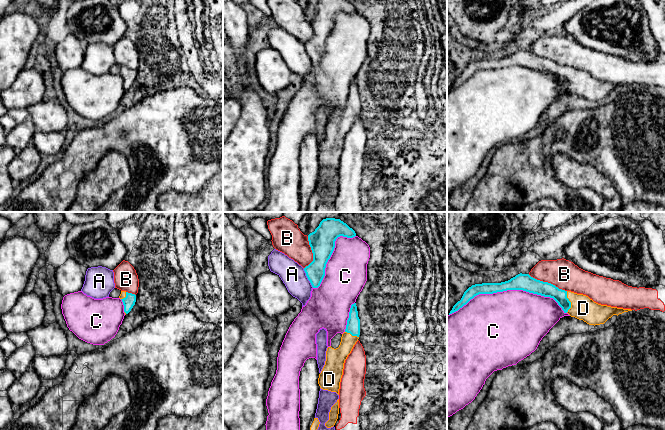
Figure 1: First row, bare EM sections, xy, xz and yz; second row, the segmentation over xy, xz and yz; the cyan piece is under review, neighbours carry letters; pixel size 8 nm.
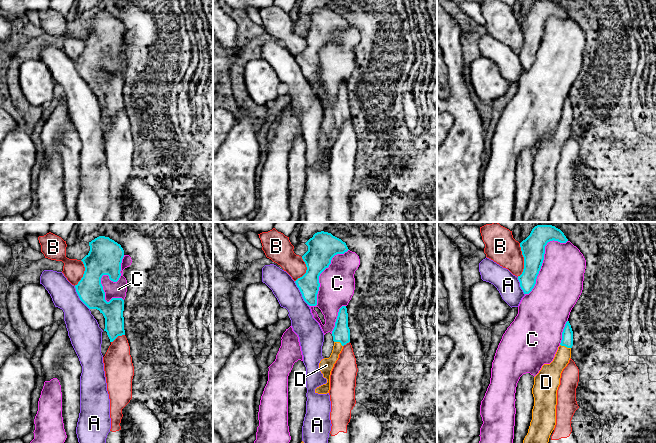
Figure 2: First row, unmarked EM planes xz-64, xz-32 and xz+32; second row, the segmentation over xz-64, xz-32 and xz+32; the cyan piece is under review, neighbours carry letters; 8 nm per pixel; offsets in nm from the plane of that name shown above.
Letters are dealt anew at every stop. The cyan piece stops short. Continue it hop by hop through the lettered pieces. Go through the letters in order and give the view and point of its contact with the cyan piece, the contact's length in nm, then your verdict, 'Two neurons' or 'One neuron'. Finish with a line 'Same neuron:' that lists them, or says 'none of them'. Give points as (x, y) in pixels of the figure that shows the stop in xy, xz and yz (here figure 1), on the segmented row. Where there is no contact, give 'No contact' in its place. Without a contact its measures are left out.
A: Touches cyan at xz (307, 277). Shared border 180 nm. Two neurons
B: Touches cyan at yz (547, 282). Shared border 340 nm. Two neurons
C: Touches cyan at yz (508, 289). Shared border 950 nm. Two neurons
D: Touches cyan at yz (570, 302). Shared border 180 nm. One neuron
Same neuron: D

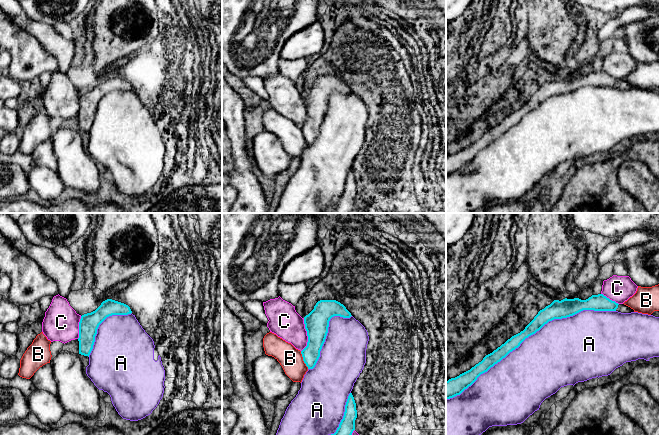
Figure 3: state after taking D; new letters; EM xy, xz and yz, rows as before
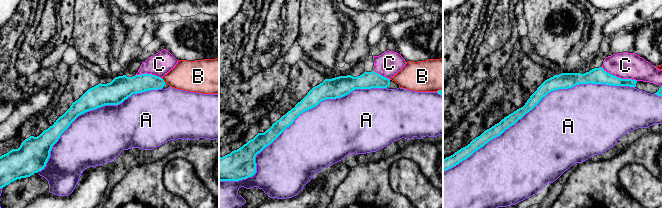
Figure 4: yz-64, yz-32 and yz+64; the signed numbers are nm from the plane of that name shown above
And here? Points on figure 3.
A: Touches cyan at yz (530, 335). Shared border 1500 nm. Two neurons
B: Touches cyan at xz (303, 360). Shared border 160 nm. Two neurons
C: Touches cyan at xz (307, 335). Shared border 280 nm. Two neurons
Same neuron: none of them

